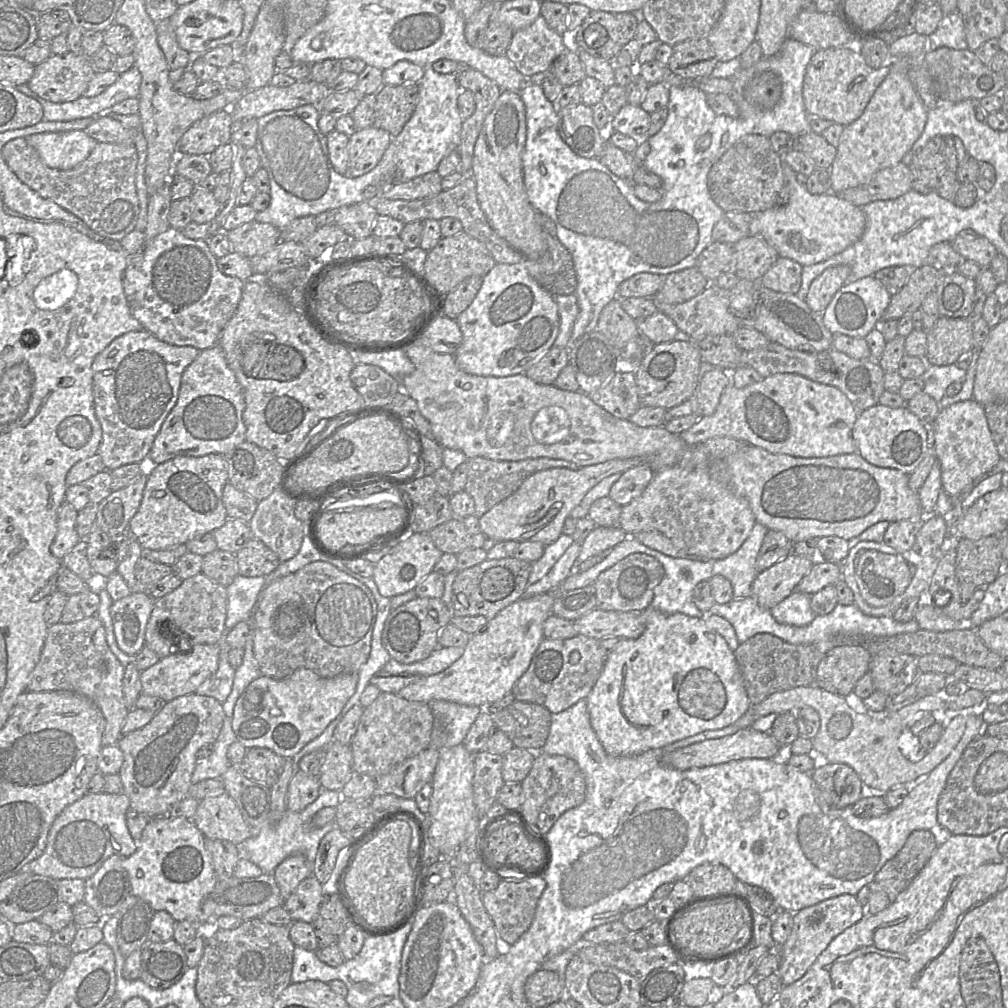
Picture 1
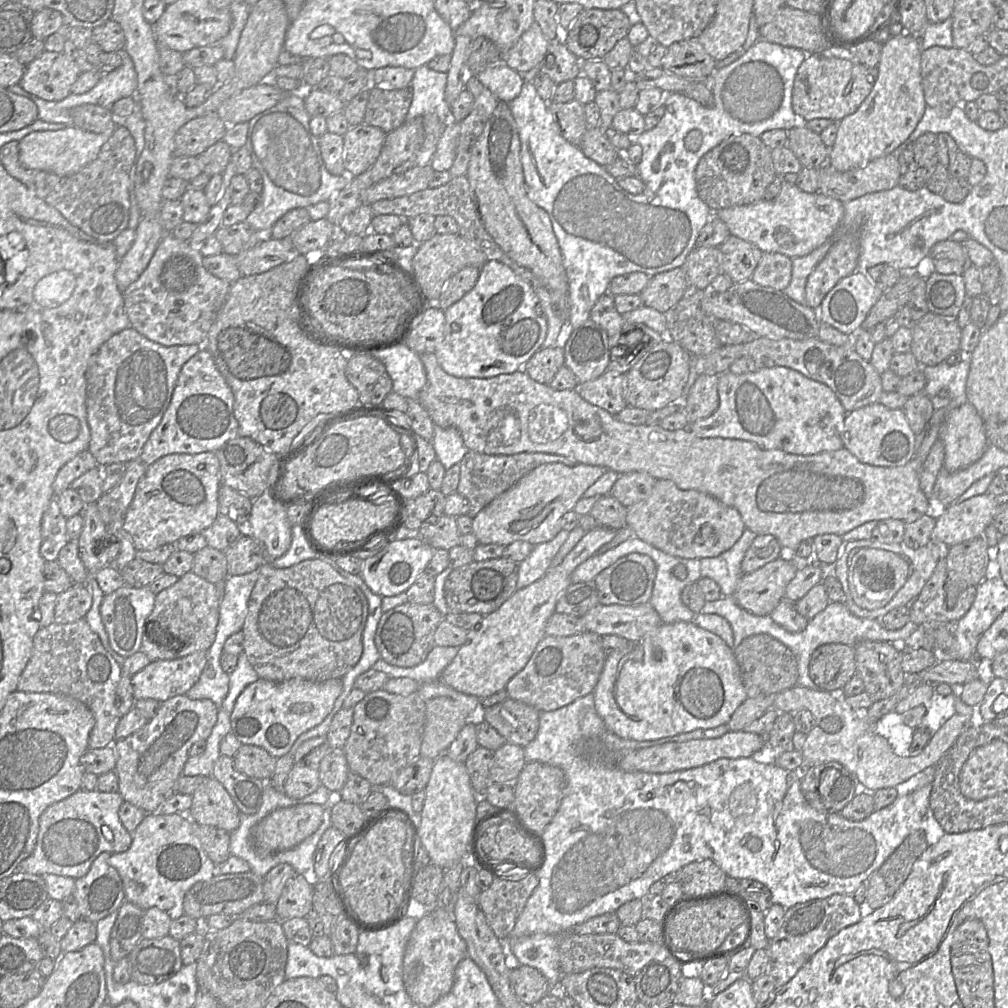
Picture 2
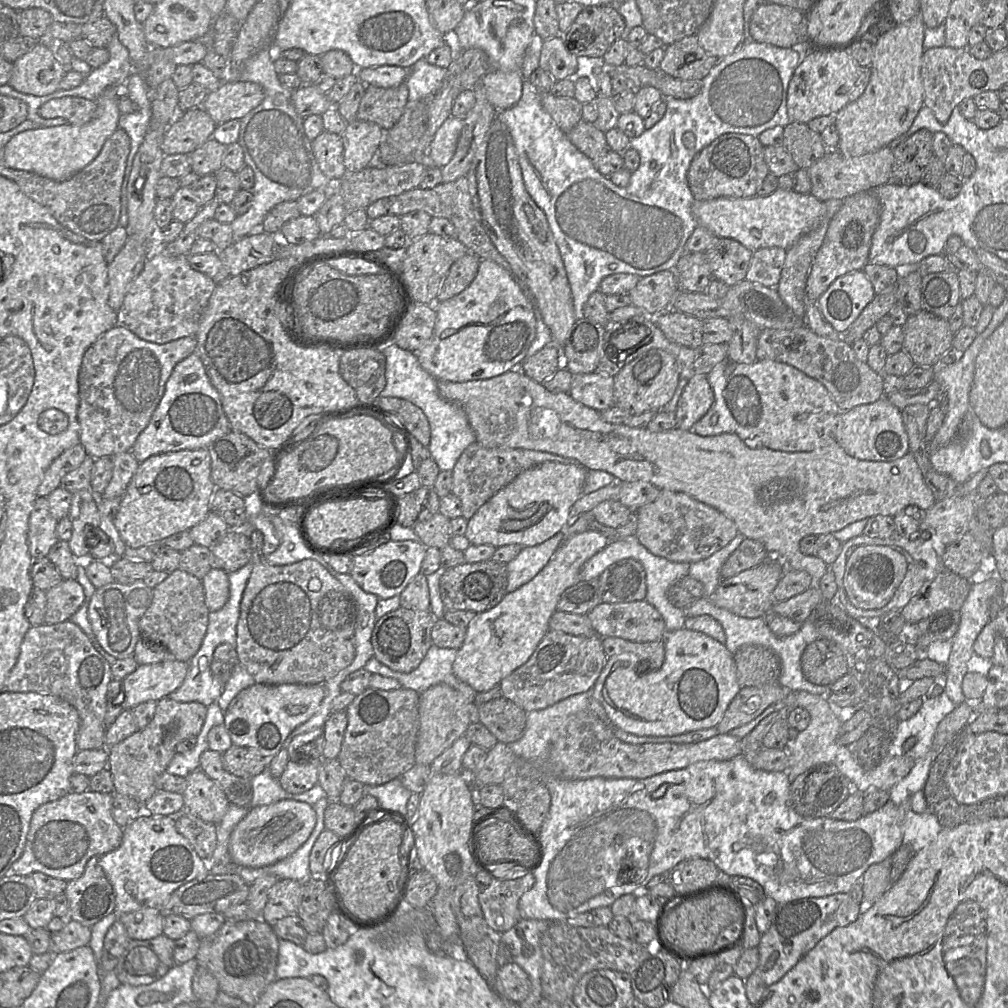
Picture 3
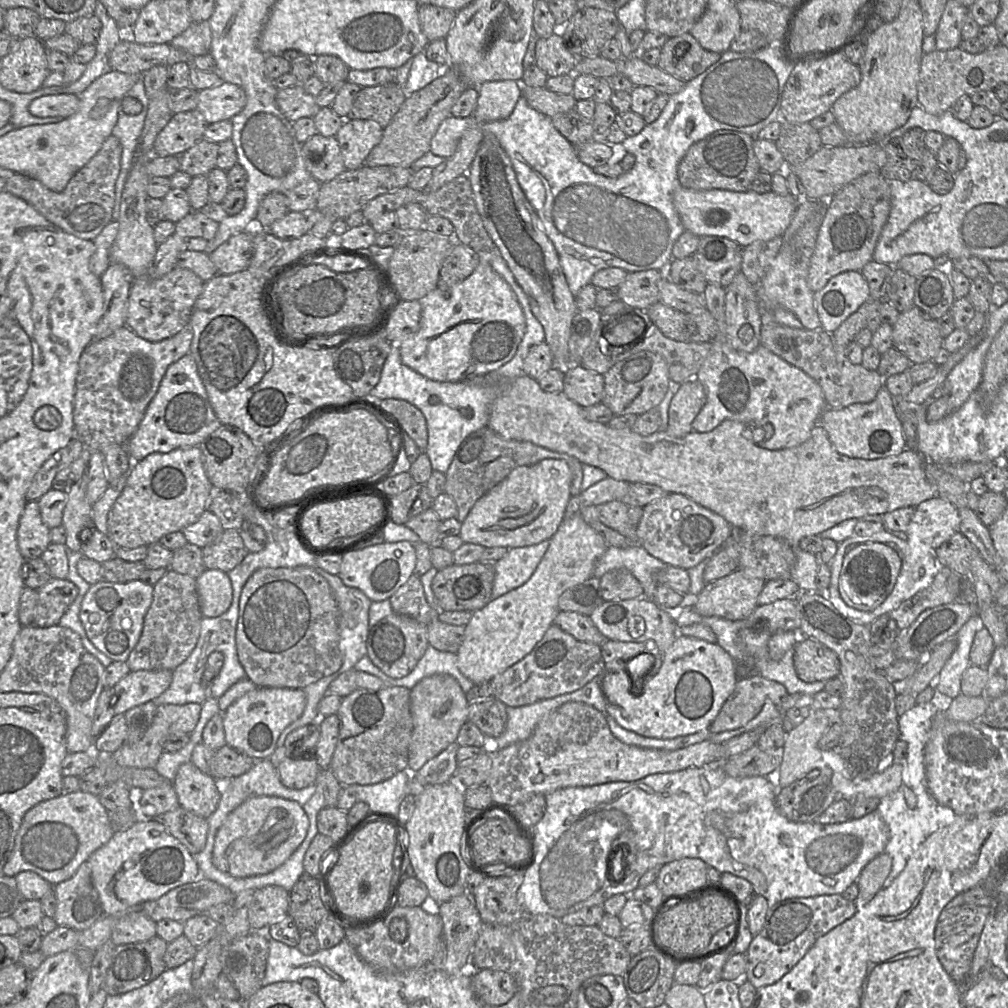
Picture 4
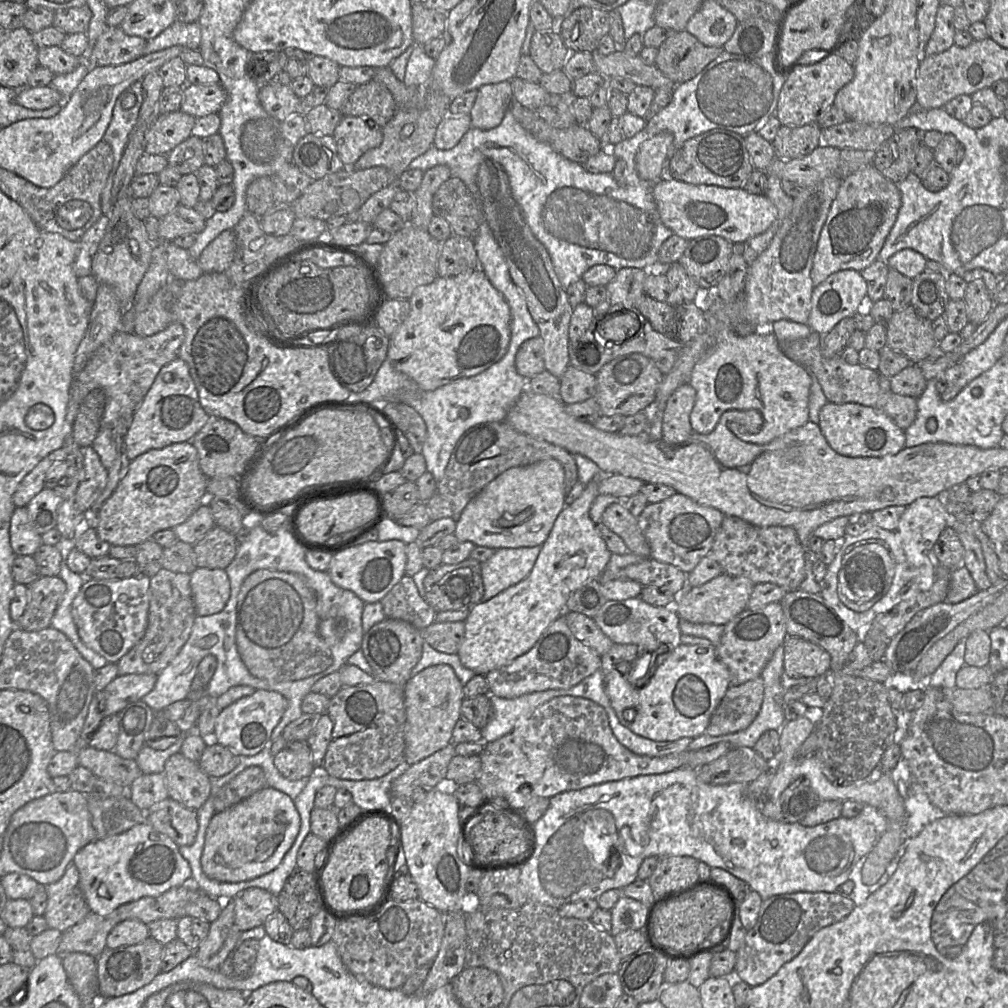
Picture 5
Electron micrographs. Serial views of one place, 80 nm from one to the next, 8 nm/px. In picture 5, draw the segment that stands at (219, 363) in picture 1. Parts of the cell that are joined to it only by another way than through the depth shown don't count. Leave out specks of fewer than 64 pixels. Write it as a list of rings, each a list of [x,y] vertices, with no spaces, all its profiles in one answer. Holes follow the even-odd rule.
[[[177,357],[161,368],[148,393],[135,410],[126,435],[126,452],[133,460],[151,449],[190,441],[207,423],[209,415],[199,402],[188,364]]]

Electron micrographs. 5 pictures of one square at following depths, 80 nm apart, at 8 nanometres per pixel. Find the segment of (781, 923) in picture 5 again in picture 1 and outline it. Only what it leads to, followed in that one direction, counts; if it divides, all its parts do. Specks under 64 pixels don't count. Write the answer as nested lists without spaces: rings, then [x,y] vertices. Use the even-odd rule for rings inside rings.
[[[850,894],[824,900],[794,913],[791,933],[786,942],[777,948],[780,966],[776,974],[783,987],[802,978],[836,936],[865,916],[865,907],[858,902],[856,896]]]

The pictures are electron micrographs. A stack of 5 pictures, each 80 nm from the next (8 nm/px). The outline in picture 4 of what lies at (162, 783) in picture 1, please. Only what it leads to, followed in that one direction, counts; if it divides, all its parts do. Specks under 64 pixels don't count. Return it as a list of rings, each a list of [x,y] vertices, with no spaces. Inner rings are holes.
[[[186,703],[183,705],[163,704],[156,708],[152,723],[143,738],[134,744],[123,744],[113,757],[124,767],[154,769],[159,757],[163,754],[163,744],[172,734],[190,734],[196,727],[201,713],[201,704]]]

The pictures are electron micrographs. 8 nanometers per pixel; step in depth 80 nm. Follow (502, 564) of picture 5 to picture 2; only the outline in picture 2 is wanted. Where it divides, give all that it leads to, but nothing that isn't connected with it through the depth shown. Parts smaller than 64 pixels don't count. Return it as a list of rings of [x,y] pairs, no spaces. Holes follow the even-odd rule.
[[[562,528],[552,540],[534,545],[531,553],[518,563],[517,589],[530,585],[546,573],[568,536],[569,531]]]

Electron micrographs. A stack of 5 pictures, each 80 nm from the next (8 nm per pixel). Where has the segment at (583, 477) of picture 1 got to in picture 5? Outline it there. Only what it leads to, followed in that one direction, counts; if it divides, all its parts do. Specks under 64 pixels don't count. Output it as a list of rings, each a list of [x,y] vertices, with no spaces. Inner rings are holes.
[[[544,459],[526,466],[512,467],[469,501],[456,522],[454,535],[458,542],[470,541],[475,546],[495,550],[542,545],[565,507],[566,495],[565,473],[559,461]]]

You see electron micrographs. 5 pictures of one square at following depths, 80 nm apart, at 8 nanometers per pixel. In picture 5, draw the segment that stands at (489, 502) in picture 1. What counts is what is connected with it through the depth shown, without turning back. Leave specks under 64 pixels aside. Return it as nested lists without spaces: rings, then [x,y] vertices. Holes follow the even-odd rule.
[[[505,421],[480,423],[465,431],[457,441],[443,478],[437,483],[437,493],[452,504],[451,518],[457,522],[469,501],[501,473],[544,459],[555,459],[562,464],[568,493],[578,481],[578,469],[571,453],[560,446],[518,432]]]

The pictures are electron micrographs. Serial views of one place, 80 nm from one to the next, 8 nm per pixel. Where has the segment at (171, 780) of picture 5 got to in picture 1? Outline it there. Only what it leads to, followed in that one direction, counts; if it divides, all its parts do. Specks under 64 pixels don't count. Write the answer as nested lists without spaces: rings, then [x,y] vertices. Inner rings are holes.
[[[227,792],[200,800],[192,821],[205,838],[226,840],[235,845],[253,834],[253,829]]]

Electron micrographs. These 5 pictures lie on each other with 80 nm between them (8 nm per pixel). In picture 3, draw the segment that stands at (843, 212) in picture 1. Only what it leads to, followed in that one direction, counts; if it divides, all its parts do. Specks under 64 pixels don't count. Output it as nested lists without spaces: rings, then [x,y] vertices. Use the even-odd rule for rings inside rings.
[[[778,188],[765,197],[695,200],[692,212],[698,226],[707,228],[717,237],[735,239],[751,251],[768,247],[787,250],[818,226],[825,215],[825,203],[812,194]]]

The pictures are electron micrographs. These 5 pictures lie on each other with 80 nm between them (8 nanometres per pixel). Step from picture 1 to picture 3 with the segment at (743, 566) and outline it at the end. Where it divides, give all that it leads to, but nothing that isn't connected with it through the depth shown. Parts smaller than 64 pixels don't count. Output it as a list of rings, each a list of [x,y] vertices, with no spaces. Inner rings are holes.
[[[737,534],[726,546],[713,553],[711,556],[690,563],[689,575],[697,579],[703,584],[704,596],[710,597],[716,590],[722,577],[720,575],[721,568],[728,557],[739,547],[745,537]]]

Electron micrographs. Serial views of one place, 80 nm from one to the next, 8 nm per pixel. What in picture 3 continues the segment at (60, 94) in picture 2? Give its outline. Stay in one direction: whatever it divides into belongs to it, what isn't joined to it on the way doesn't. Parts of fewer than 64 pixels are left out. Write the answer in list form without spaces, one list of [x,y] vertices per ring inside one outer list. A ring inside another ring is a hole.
[[[37,42],[31,51],[13,62],[12,76],[7,84],[18,92],[34,96],[45,96],[59,90],[59,83],[67,70],[55,59],[52,49]]]

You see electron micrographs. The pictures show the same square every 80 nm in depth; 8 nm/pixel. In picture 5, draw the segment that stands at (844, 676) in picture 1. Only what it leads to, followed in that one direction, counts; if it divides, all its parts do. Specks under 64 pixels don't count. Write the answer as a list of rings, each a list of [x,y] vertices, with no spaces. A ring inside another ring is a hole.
[[[798,637],[784,640],[783,669],[792,678],[814,678],[831,671],[831,656],[820,646]]]

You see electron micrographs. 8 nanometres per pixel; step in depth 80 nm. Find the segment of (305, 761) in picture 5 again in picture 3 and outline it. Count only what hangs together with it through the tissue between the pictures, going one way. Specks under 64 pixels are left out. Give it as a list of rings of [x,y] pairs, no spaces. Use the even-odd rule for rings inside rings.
[[[289,761],[278,781],[286,792],[304,793],[318,783],[318,761],[304,763]]]

